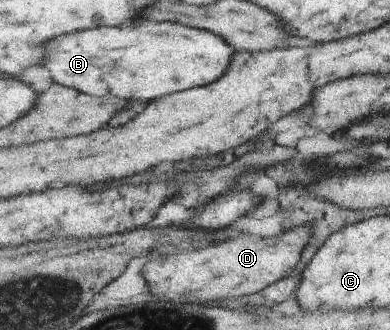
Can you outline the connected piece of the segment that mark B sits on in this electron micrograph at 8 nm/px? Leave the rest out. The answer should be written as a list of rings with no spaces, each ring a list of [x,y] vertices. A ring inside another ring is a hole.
[[[140,19],[136,23],[124,23],[118,27],[100,27],[87,29],[72,35],[60,35],[48,41],[48,59],[44,59],[44,69],[50,72],[51,80],[62,83],[66,87],[93,95],[114,95],[120,99],[146,99],[154,101],[162,95],[170,95],[176,91],[184,91],[190,87],[208,85],[220,79],[234,55],[234,49],[218,35],[194,27],[184,27],[178,23],[154,23]]]

